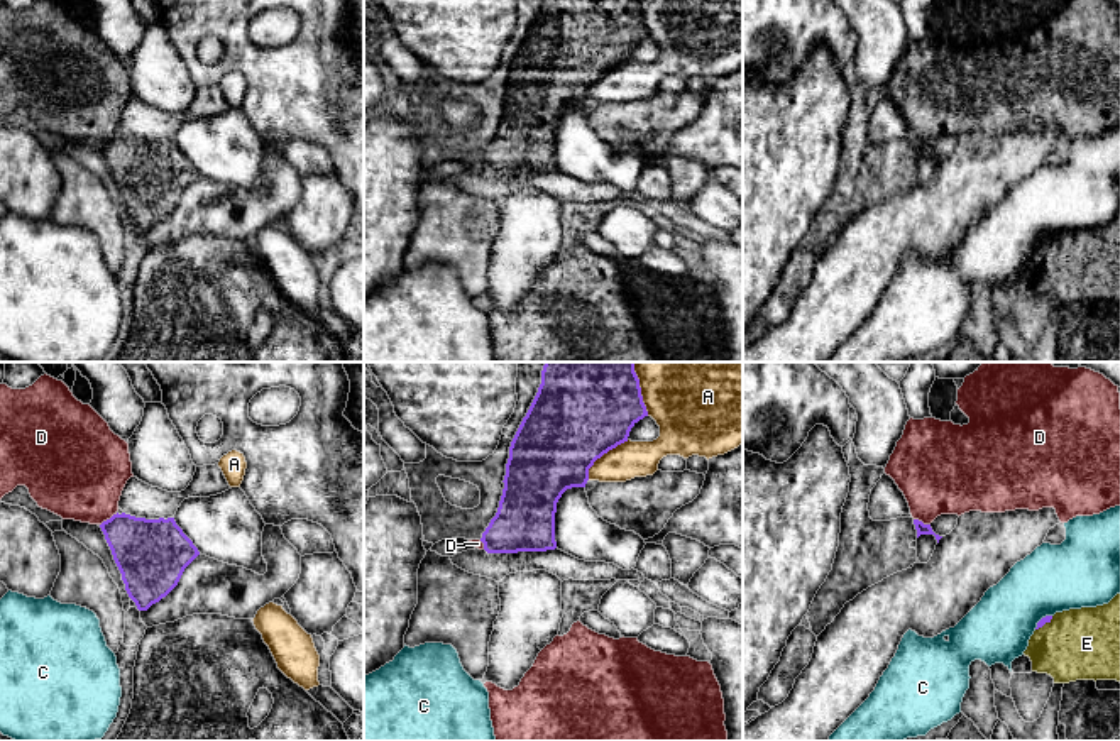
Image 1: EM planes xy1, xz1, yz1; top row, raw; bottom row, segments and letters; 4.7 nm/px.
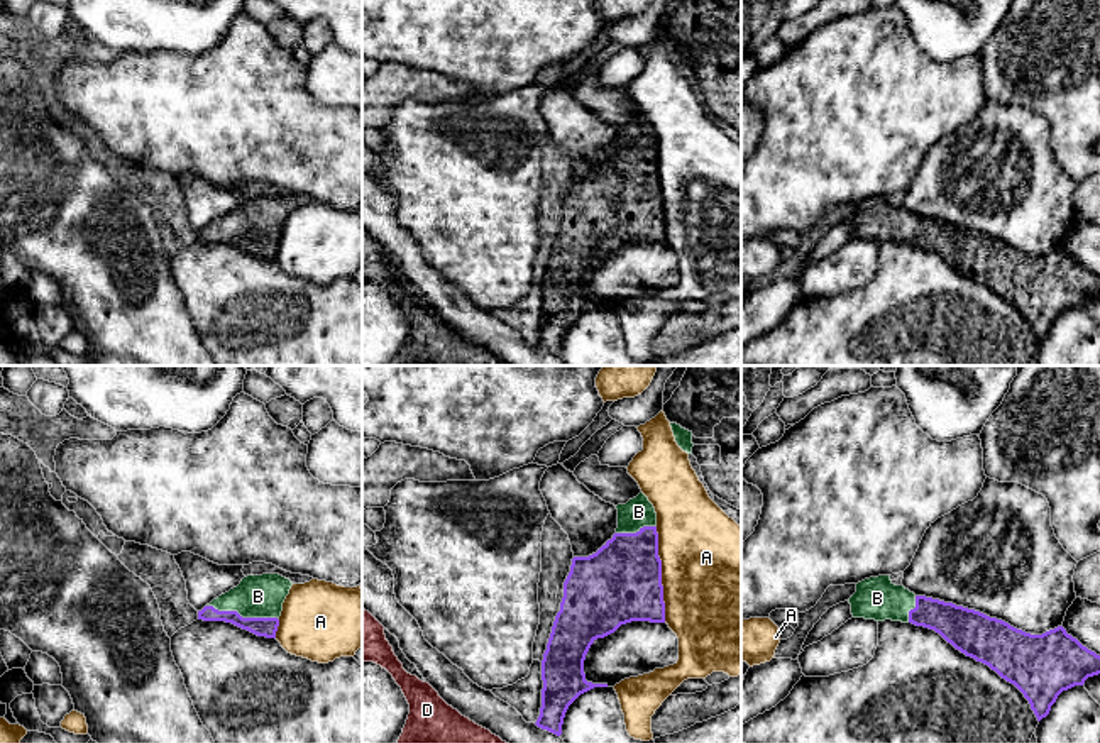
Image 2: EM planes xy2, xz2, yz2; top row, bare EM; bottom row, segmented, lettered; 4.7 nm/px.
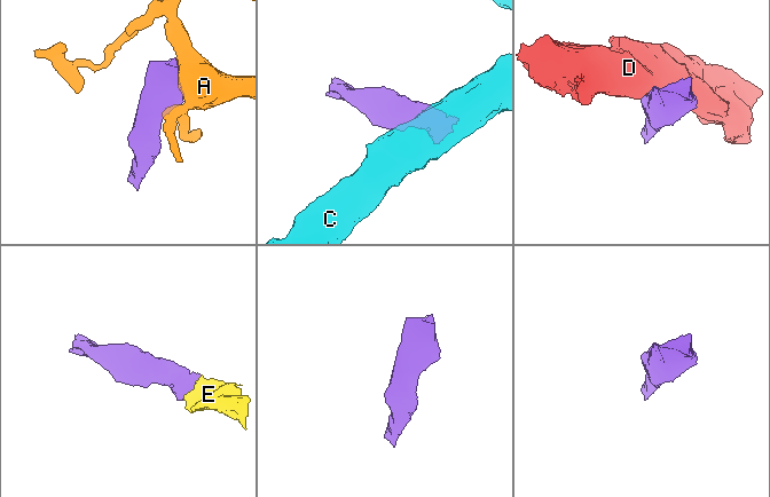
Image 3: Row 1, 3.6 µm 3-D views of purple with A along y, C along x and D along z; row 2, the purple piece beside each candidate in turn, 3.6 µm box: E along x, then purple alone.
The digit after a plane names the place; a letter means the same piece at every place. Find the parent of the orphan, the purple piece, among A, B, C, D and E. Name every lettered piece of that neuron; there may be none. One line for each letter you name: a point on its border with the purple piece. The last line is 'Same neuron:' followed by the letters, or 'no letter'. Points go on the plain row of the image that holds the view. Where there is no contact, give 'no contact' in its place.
B: meets purple in xy2 at (241, 237)
E: meets purple in yz1 at (1044, 244)
Same neuron: B, E

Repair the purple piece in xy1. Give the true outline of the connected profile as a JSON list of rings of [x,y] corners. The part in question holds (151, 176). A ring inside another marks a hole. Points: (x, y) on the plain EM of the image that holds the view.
[[[117,134],[100,149],[139,232],[166,218],[200,176],[174,139],[145,140]]]

